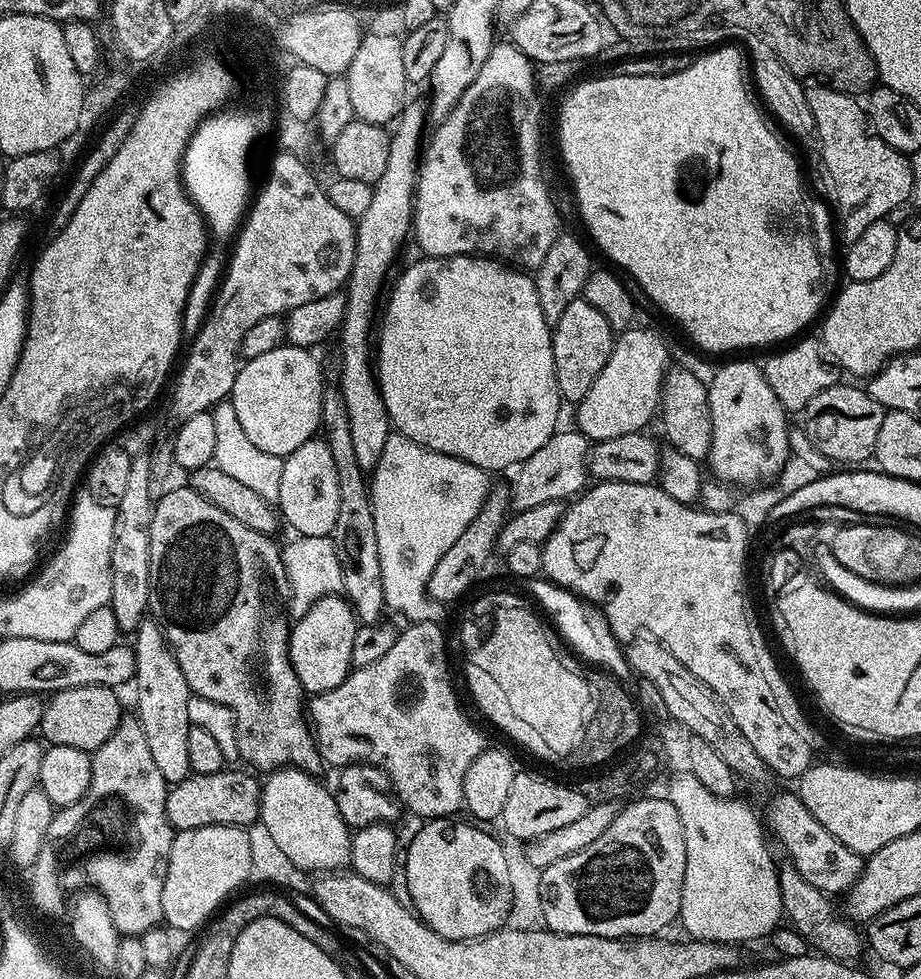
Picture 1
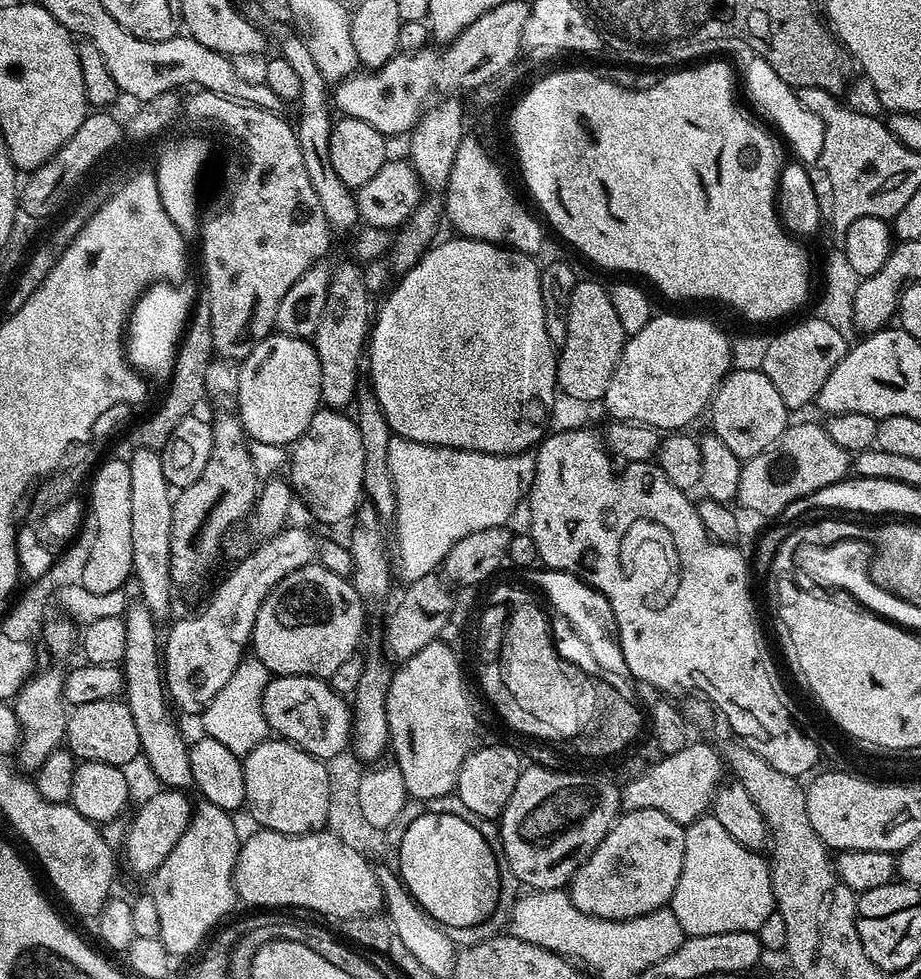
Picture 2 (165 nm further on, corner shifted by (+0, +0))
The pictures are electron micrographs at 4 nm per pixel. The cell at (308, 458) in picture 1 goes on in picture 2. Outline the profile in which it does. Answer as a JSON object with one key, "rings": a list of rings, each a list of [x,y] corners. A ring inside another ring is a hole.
{"rings":[[[320,408],[312,416],[310,426],[292,446],[288,478],[293,491],[302,498],[313,516],[334,526],[355,517],[364,498],[364,469],[362,436],[355,419],[337,409]]]}

